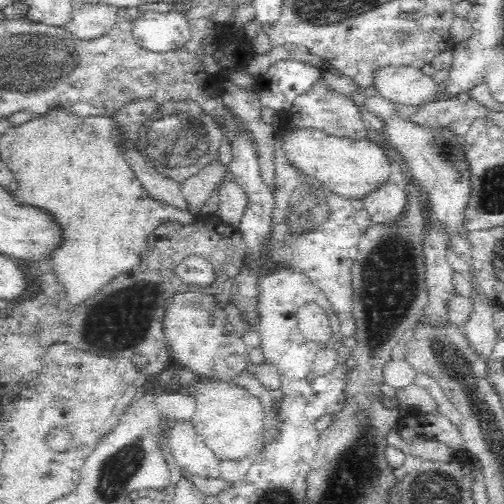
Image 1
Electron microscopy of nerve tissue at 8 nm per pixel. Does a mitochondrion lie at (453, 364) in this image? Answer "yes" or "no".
yes

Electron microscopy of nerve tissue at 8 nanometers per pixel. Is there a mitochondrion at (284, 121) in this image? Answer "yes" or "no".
no

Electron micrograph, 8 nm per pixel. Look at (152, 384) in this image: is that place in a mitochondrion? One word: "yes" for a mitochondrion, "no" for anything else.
no

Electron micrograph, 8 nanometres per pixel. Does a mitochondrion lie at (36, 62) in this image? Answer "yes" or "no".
yes

